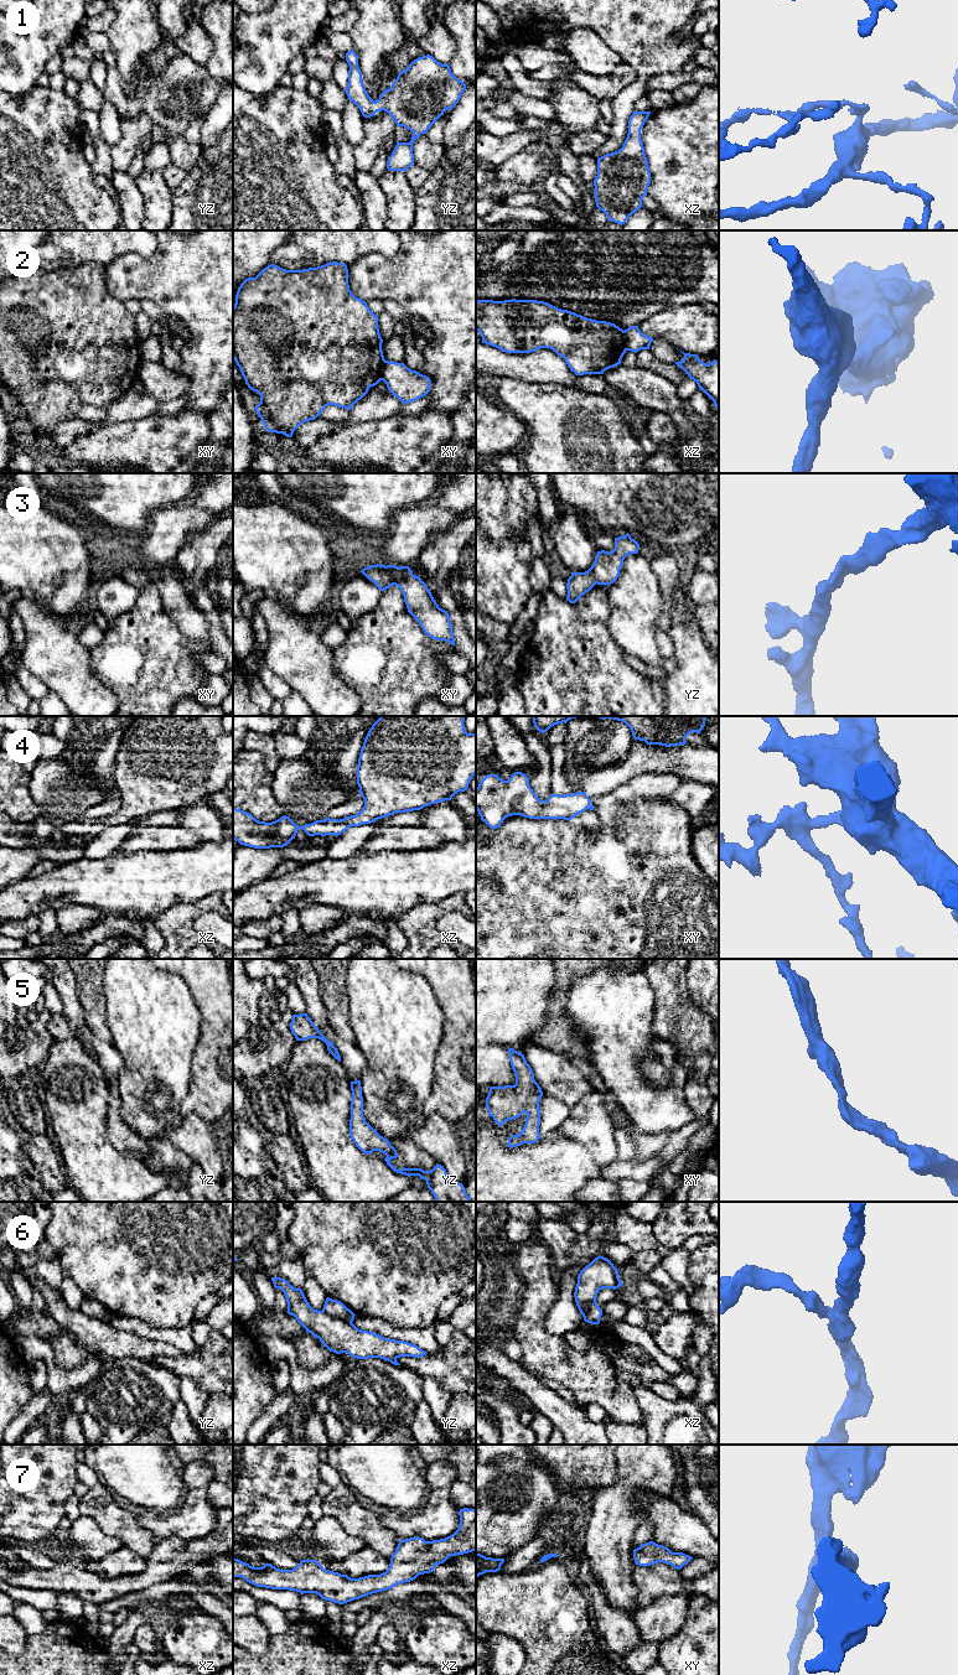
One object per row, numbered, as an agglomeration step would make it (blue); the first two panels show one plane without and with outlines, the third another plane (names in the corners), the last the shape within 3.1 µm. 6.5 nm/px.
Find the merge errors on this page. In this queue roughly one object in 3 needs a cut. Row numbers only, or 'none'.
2, 6

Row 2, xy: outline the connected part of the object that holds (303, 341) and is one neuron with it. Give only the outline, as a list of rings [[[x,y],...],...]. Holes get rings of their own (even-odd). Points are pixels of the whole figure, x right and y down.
[[[332,261],[317,268],[302,270],[285,270],[270,264],[255,278],[245,279],[238,287],[235,304],[233,306],[233,359],[239,367],[248,388],[260,395],[260,403],[254,409],[269,432],[283,434],[291,437],[301,424],[315,420],[328,405],[351,410],[352,406],[368,393],[371,387],[377,385],[382,380],[380,372],[385,362],[382,343],[383,339],[378,328],[378,316],[369,310],[366,301],[356,297],[349,290],[348,269],[343,263]]]

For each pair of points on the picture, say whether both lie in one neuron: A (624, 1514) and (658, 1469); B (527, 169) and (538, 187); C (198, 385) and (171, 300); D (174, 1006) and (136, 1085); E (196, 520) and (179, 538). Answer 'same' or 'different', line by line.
A: same
B: different
C: same
D: same
E: same

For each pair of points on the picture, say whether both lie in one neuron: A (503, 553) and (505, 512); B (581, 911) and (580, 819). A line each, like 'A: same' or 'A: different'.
A: different
B: different

